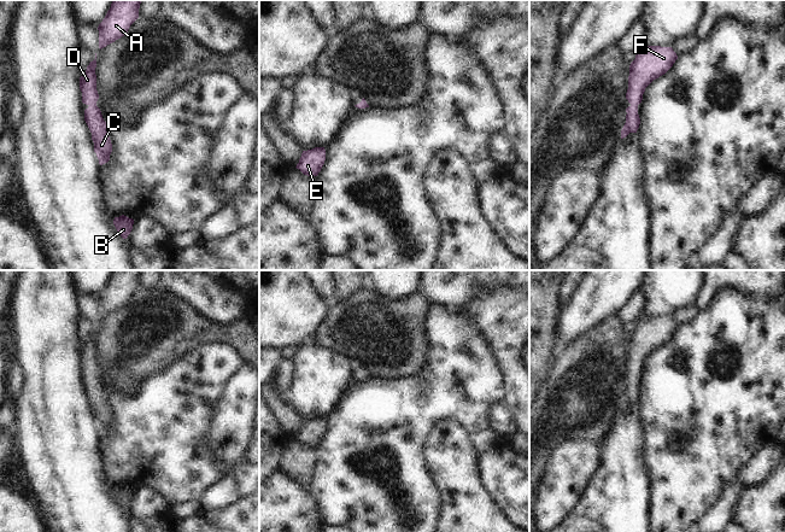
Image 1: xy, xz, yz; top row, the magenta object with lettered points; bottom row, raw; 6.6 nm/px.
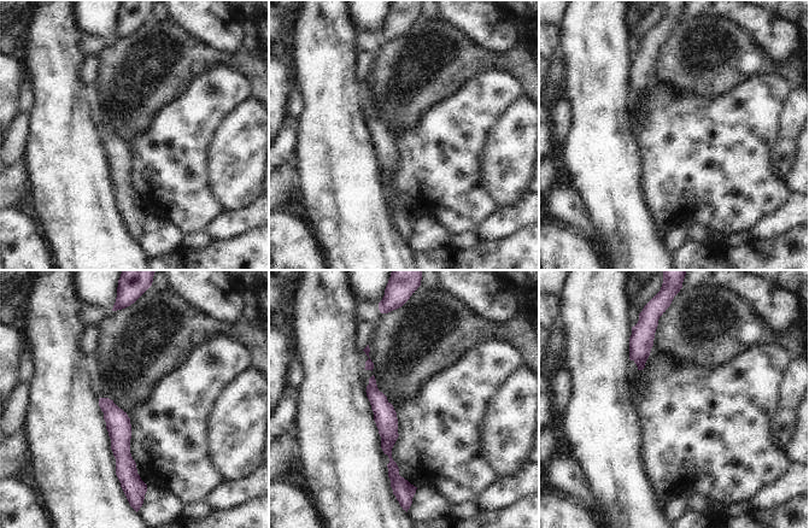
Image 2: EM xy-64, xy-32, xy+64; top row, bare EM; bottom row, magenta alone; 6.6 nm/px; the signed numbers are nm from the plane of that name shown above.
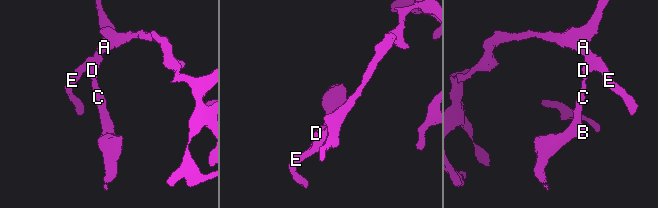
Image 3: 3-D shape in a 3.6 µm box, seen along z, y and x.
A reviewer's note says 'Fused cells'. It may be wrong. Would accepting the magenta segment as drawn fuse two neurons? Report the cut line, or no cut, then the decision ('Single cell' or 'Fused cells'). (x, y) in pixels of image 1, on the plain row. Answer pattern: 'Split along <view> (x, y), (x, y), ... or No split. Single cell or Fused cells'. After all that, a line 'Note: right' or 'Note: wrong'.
No split. Single cell
Note: wrong

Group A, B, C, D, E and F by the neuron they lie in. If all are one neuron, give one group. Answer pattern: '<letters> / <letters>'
A B C D E F

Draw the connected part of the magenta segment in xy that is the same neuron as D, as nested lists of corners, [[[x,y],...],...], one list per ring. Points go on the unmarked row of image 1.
[[[96,331],[89,333],[86,344],[80,347],[80,359],[82,362],[82,373],[88,378],[84,380],[84,391],[92,403],[94,422],[102,435],[110,431],[112,414],[107,404],[107,394],[102,388],[100,379],[96,376],[99,364],[96,361]]]

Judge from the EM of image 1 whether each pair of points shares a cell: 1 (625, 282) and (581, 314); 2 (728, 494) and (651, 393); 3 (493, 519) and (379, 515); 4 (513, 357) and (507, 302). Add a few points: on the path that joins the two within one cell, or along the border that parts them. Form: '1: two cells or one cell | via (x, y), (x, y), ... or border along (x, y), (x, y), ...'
1: one cell | via (614, 282), (592, 303)
2: two cells | border along (727, 485), (720, 497), (707, 510)
3: two cells | border along (437, 490), (440, 497), (439, 519)
4: one cell | via (508, 344), (507, 315)

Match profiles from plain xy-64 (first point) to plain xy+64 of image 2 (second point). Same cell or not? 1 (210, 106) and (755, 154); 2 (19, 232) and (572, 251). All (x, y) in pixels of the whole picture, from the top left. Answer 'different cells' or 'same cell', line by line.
1: same cell
2: same cell

